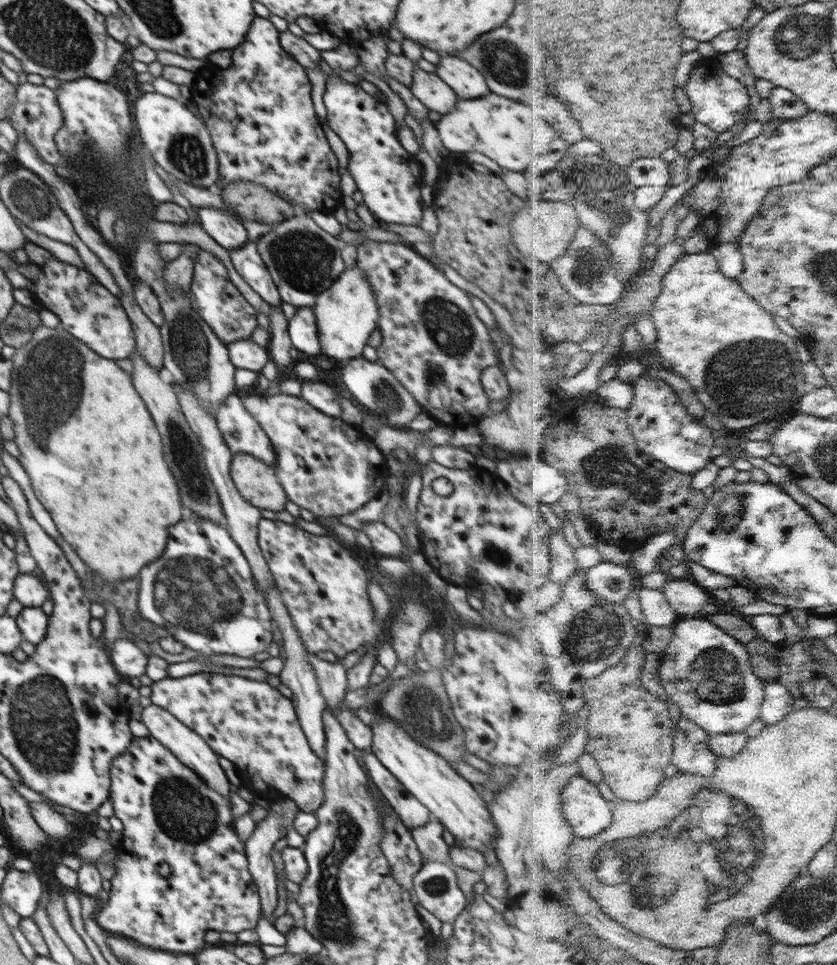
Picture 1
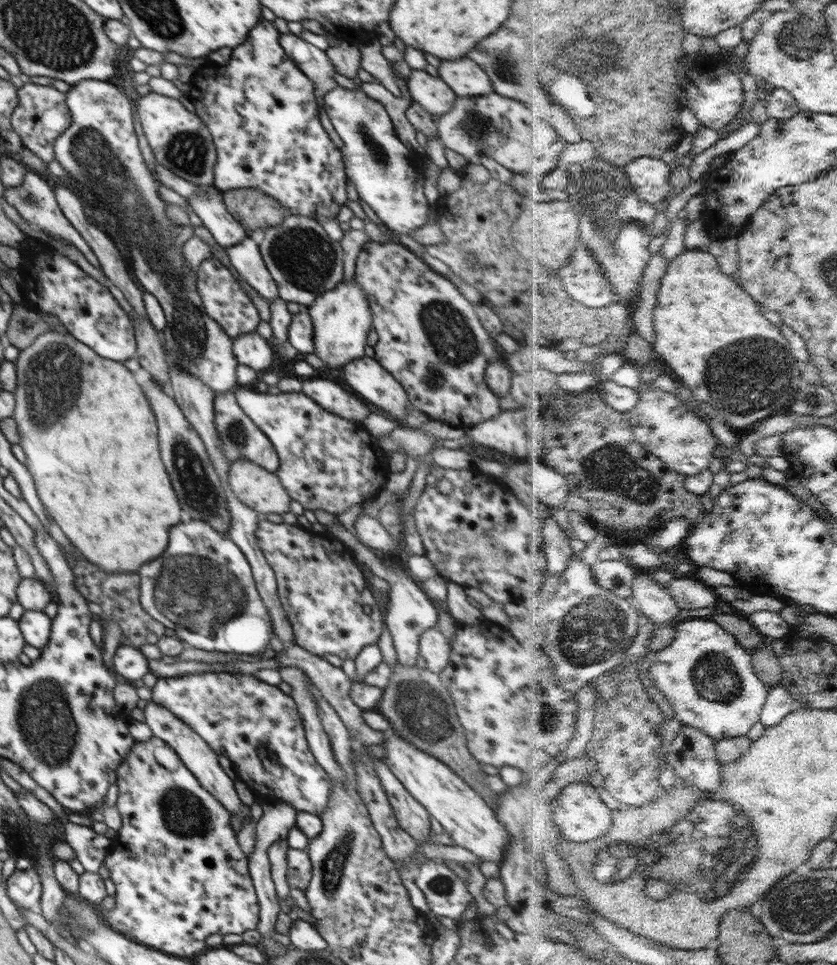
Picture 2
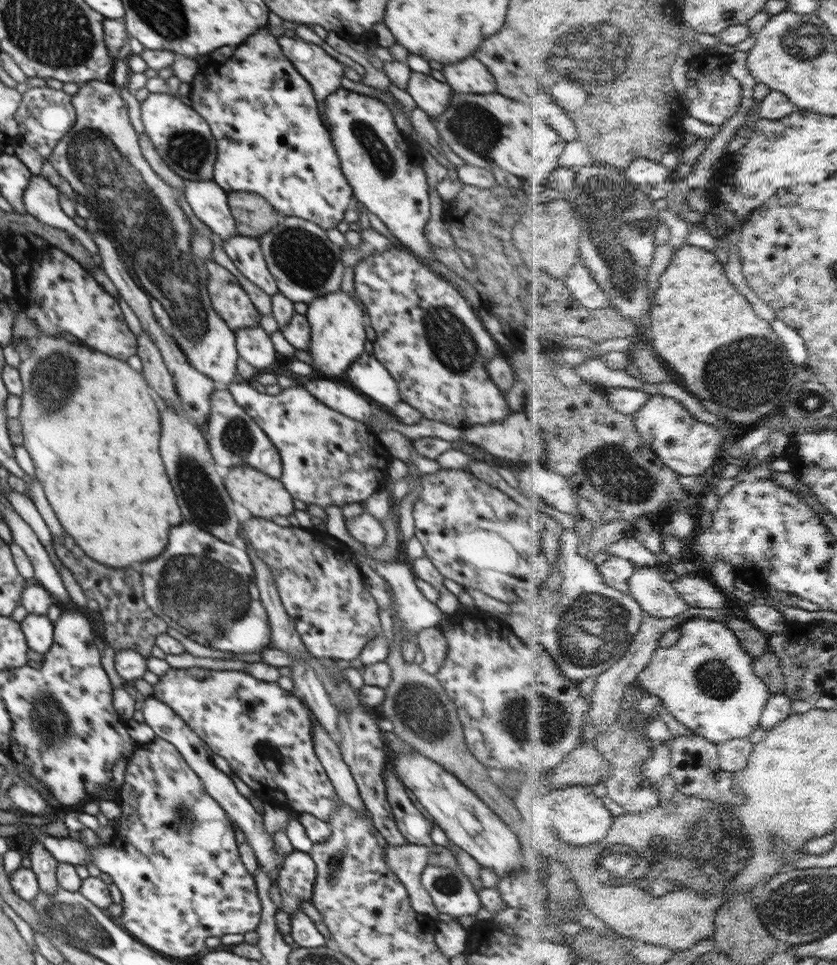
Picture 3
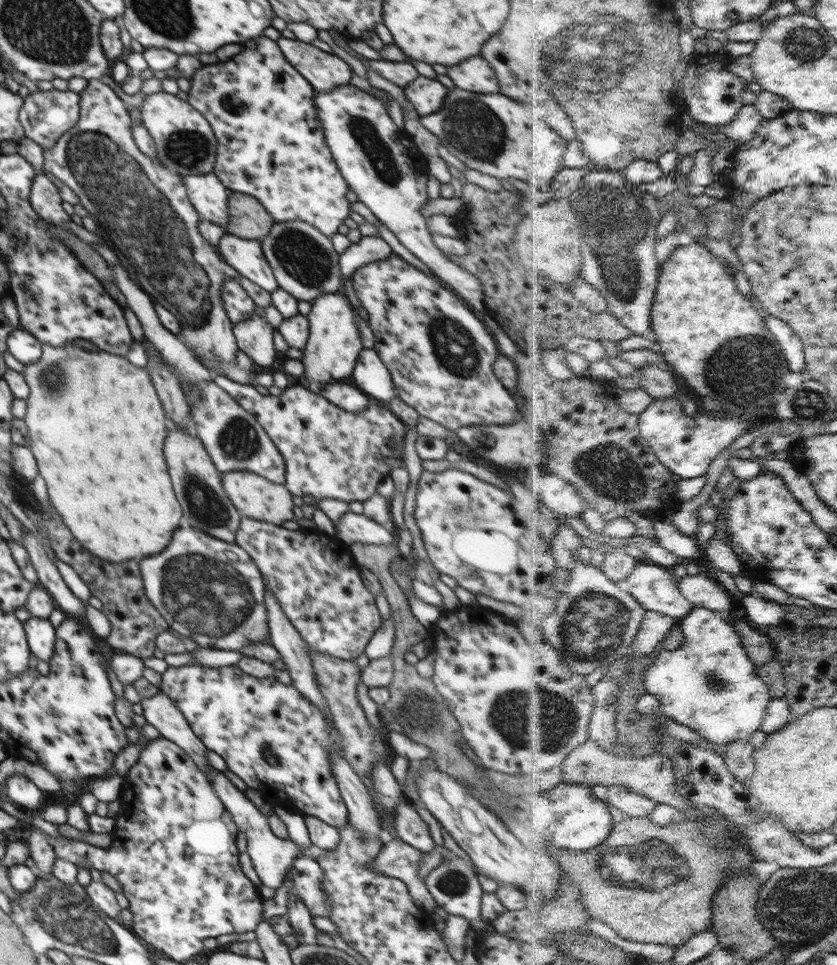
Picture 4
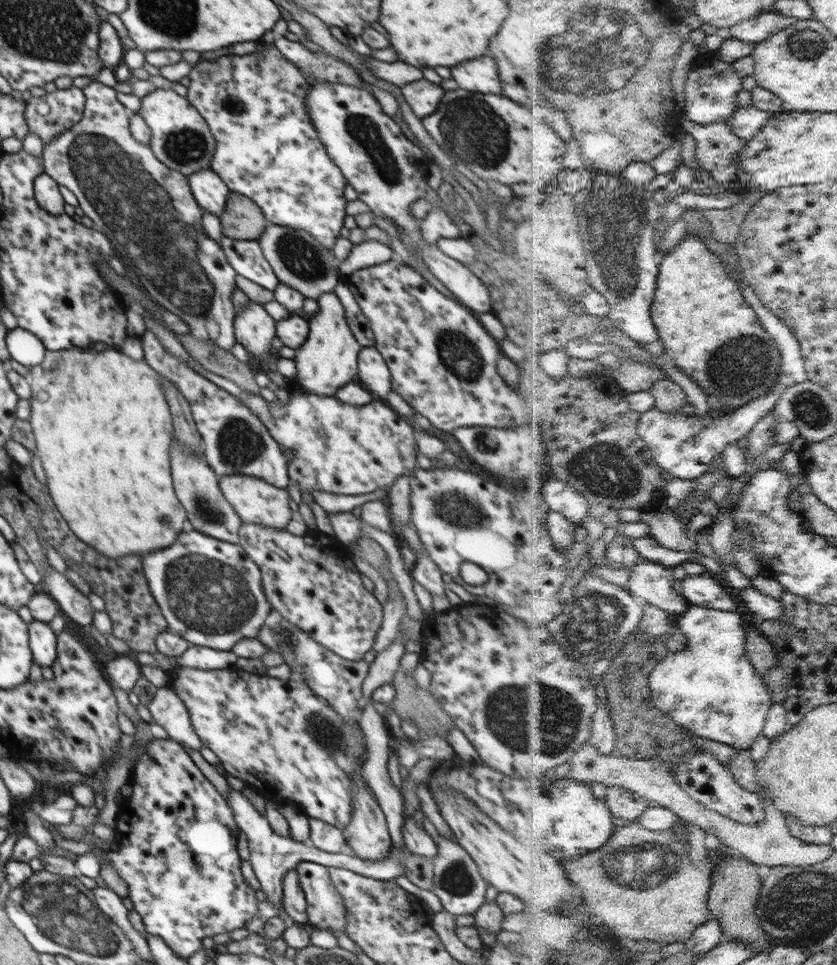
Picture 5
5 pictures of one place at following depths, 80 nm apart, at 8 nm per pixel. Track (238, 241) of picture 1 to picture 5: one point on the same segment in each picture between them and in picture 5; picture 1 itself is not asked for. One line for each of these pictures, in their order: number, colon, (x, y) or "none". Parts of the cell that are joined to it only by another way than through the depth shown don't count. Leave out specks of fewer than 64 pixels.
2: (209, 206)
3: (209, 202)
4: (208, 195)
5: (210, 191)

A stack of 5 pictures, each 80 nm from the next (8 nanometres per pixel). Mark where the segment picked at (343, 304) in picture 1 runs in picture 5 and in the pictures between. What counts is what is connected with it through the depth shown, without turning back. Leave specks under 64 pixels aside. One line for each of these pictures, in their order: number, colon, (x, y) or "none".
2: (342, 318)
3: (337, 339)
4: (333, 344)
5: (328, 359)

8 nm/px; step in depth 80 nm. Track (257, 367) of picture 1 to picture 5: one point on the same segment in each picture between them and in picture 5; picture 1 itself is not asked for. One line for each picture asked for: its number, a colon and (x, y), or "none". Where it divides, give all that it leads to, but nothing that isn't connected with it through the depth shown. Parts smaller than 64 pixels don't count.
2: (251, 349)
3: (254, 345)
4: (254, 335)
5: (254, 326)

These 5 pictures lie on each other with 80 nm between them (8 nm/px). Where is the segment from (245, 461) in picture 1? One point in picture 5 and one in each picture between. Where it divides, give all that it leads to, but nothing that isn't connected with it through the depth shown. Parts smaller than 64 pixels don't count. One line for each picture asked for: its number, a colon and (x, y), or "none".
2: (261, 490)
3: (265, 497)
4: (262, 500)
5: (255, 501)

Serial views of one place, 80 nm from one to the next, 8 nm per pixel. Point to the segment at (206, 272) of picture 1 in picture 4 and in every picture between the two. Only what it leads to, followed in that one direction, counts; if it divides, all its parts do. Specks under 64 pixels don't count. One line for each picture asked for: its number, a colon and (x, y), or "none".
2: (224, 299)
3: (228, 298)
4: (238, 305)

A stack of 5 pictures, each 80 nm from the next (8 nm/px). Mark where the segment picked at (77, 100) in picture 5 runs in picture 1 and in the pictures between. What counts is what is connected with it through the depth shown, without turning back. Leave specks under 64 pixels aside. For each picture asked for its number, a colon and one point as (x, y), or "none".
1: (37, 115)
2: (42, 115)
3: (45, 115)
4: (45, 115)

